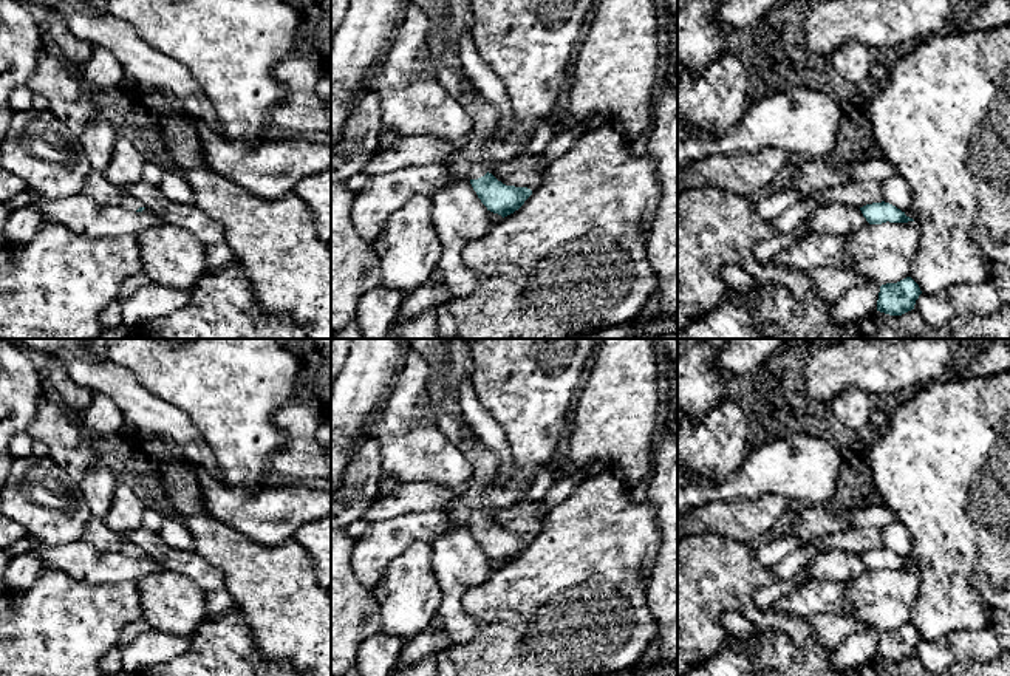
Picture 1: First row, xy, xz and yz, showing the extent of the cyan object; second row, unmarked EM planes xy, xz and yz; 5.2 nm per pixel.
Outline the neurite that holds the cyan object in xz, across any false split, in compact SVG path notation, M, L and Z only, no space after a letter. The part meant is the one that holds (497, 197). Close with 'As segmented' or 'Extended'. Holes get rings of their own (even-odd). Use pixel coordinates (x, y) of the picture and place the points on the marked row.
M410 0L428 17L427 50L442 87L472 116L472 138L462 149L470 164L470 184L487 210L503 218L518 210L532 195L527 187L506 186L481 164L484 141L495 131L498 111L481 93L469 94L459 60L459 39L472 29L470 0Z. Extended

